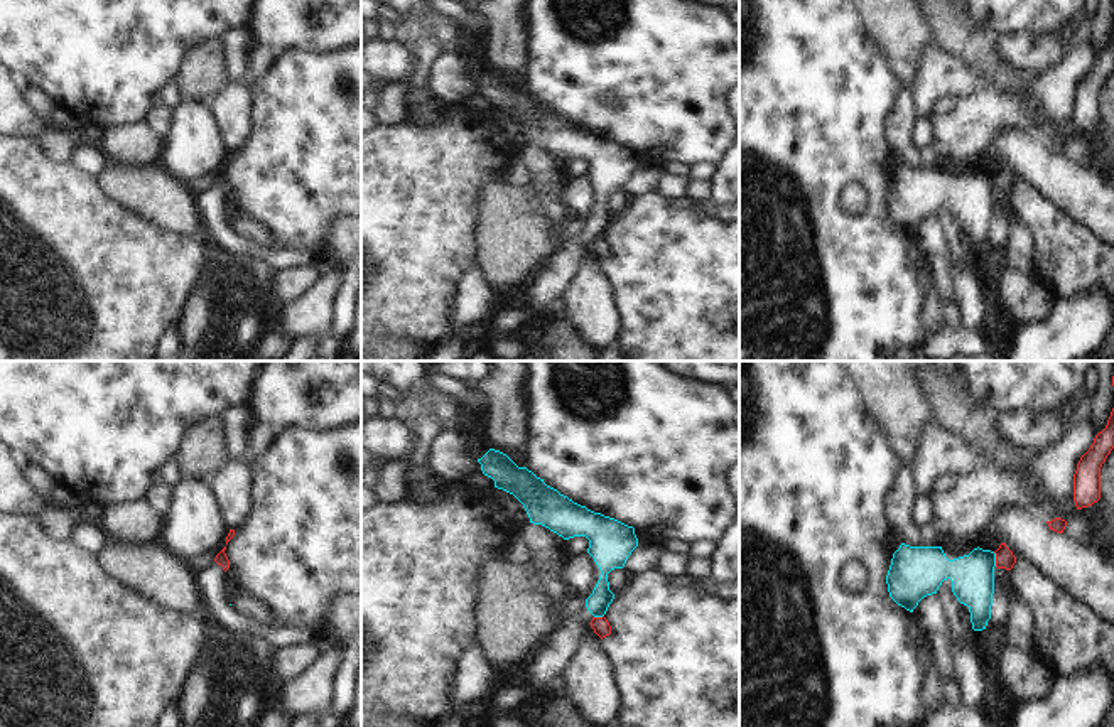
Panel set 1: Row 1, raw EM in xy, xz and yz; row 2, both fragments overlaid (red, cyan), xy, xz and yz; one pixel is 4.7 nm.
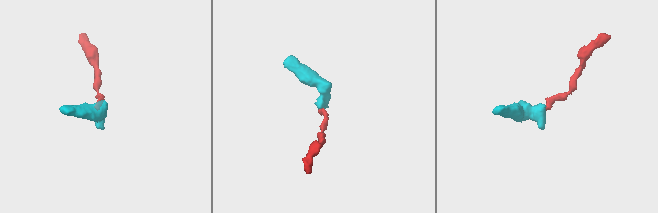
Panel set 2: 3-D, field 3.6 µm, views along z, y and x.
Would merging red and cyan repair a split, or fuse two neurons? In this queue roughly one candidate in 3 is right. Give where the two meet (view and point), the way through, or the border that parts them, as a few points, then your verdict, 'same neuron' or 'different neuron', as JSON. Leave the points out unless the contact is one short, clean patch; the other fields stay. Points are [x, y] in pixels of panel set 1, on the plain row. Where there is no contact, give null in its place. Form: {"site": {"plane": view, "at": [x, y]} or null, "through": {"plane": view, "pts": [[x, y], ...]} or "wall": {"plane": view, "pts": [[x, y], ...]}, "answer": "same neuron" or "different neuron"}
{"site": {"plane": "yz", "at": [996, 181]}, "wall": {"plane": "yz", "pts": [[993, 174], [996, 188]]}, "answer": "different neuron"}

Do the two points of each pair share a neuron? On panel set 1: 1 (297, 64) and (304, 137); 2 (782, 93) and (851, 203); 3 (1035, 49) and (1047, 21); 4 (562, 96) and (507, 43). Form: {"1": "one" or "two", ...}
{"1": "one", "2": "two", "3": "two", "4": "two"}

